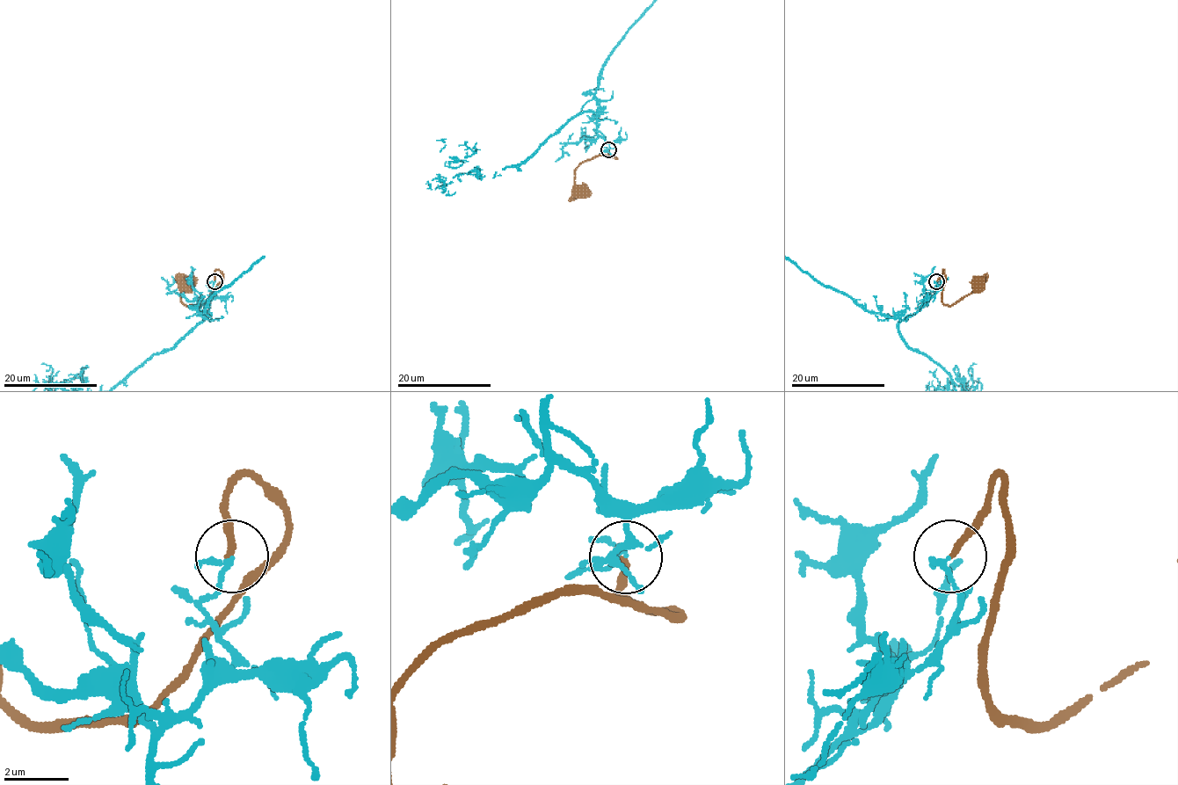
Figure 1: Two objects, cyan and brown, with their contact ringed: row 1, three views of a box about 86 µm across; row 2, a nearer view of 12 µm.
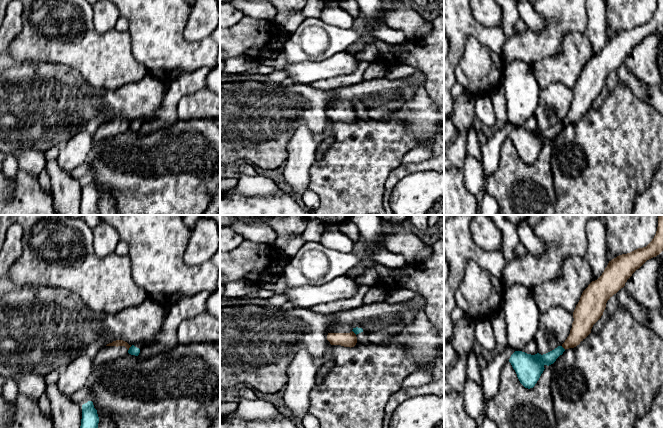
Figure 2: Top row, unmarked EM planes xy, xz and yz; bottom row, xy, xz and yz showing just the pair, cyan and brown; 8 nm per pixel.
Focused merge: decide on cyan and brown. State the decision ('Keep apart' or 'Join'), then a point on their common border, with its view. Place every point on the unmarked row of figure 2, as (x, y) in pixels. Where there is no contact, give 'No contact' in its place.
Keep apart. Touches cyan at xy (129, 124)

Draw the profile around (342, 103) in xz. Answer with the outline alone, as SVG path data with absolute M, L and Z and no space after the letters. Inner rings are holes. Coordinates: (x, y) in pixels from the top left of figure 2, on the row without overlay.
M346 99L331 101L327 105L327 116L331 121L341 121L344 123L354 123L357 119L356 110L352 103Z

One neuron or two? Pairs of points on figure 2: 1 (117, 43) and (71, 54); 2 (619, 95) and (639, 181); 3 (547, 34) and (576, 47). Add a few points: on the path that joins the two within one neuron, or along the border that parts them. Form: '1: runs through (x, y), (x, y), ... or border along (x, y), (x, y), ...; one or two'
1: runs through (106, 51), (82, 51); one
2: runs through (622, 116), (622, 160); one
3: border along (584, 32), (567, 33), (561, 49), (545, 57); two

